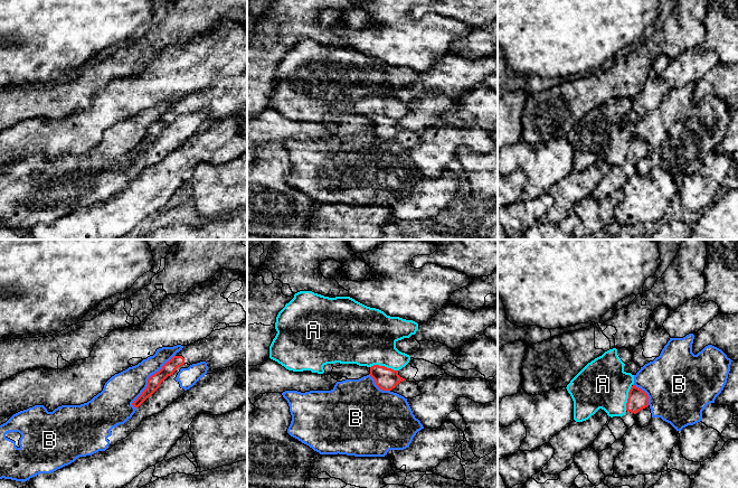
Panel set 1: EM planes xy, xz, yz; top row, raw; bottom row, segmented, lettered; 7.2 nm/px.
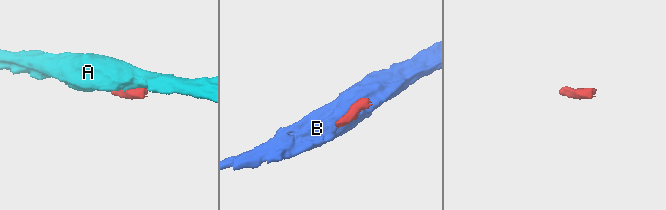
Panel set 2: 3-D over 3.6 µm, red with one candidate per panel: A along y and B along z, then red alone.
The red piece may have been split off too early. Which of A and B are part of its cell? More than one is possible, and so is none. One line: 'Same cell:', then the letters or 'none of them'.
Same cell: none of them

